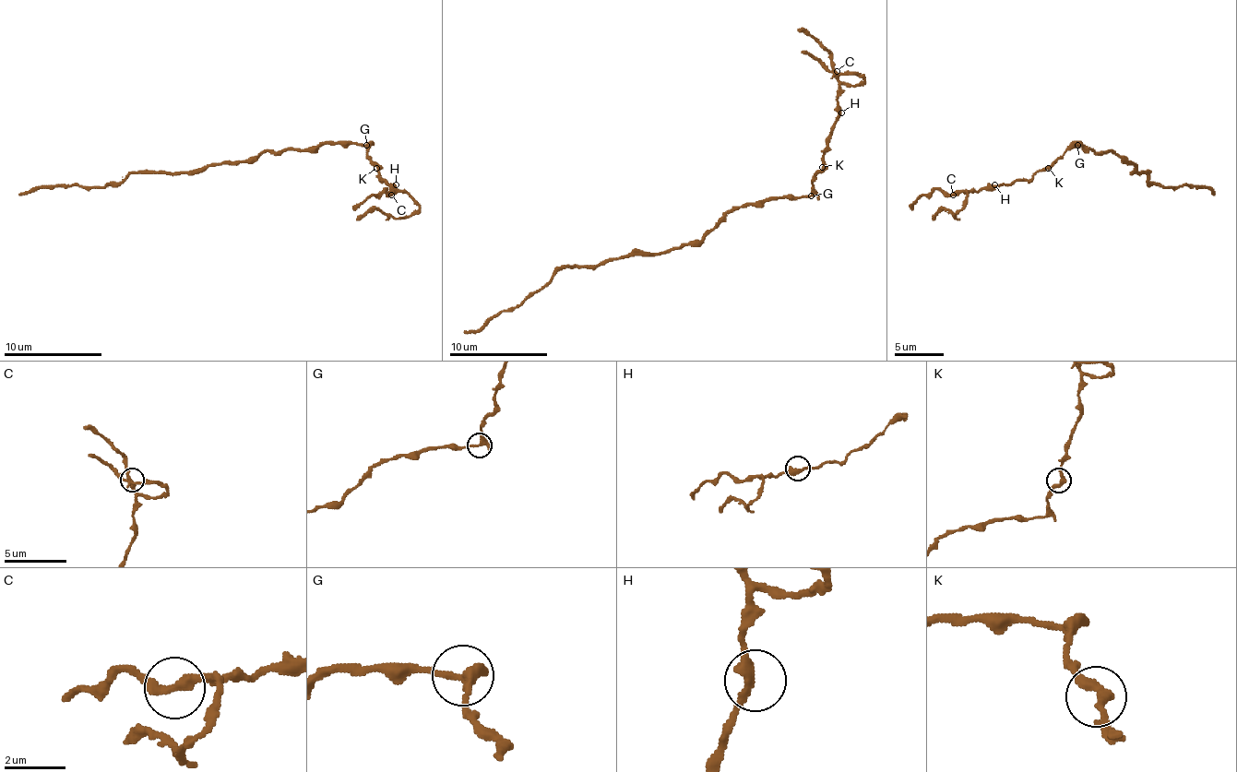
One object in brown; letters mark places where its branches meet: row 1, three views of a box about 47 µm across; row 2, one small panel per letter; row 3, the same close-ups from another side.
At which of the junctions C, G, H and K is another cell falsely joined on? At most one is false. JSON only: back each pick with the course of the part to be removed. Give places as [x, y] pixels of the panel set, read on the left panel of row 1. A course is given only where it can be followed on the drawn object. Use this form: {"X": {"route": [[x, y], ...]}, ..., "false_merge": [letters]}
{"G": {"route": [[366, 146], [320, 143], [175, 172], [131, 172], [101, 187], [45, 184], [18, 195]]}, "false_merge": ["G"]}

